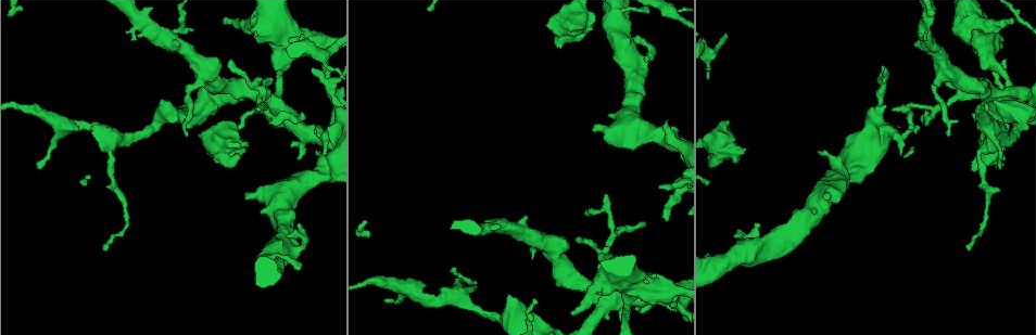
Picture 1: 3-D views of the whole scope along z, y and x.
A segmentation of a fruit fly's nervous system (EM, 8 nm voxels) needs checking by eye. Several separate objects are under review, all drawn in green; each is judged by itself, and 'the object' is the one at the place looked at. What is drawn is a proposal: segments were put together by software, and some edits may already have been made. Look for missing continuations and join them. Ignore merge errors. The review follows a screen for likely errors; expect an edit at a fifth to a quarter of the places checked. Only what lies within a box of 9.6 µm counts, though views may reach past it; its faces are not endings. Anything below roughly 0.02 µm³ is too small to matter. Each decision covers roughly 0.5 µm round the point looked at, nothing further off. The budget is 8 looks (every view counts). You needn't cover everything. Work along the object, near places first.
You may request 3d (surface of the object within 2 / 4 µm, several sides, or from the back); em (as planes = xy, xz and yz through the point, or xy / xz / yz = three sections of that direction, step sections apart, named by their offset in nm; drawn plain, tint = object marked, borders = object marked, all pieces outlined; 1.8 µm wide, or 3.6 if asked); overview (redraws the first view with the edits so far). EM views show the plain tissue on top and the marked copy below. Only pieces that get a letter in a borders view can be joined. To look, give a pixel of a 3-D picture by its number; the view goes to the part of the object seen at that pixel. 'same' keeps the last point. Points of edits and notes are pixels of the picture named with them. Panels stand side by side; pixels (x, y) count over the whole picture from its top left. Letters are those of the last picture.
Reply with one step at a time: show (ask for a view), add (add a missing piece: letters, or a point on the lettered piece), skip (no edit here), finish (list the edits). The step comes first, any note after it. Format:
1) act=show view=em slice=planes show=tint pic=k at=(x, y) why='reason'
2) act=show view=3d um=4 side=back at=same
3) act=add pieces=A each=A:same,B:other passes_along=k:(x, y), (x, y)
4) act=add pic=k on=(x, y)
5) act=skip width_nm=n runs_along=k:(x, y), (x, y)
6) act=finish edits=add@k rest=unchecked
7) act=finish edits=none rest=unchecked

act=show view=em um=3.6 slice=planes show=borders pic=1 at=(746, 149) why='branch stops here'

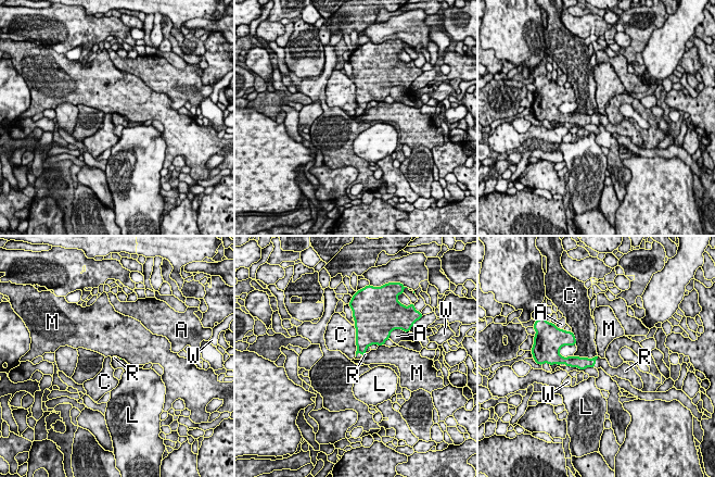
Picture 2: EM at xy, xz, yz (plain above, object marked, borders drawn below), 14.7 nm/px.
act=add pieces=R longest_contact=C:440nm each=A:other,C:other,L:other,M:other,R:same,W:other passes_along=2:(365, 337), (359, 352), (359, 355) found='the cell continues'

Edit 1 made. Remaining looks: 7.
act=show view=overview

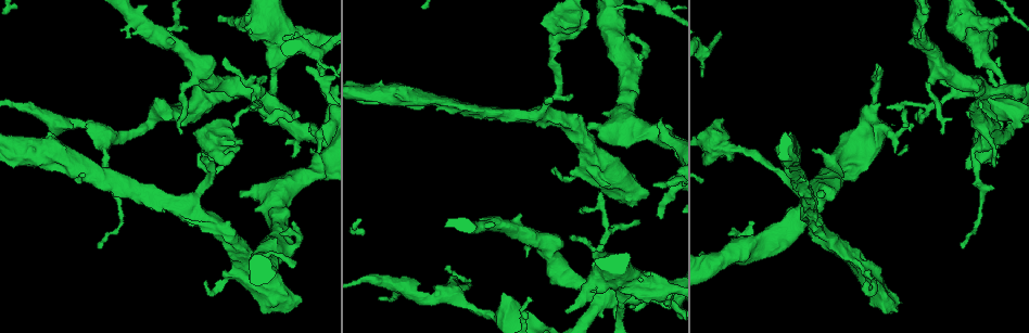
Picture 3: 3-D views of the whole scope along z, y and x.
act=show view=3d um=2 pic=3 at=(302, 301) why='stops while still wide'

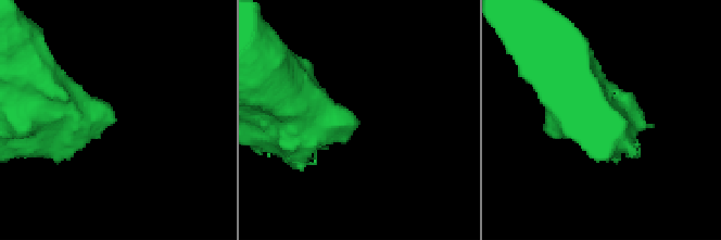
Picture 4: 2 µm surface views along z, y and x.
act=show view=em slice=xy step=8 show=borders pic=4 at=(355, 128) why='need the tissue'

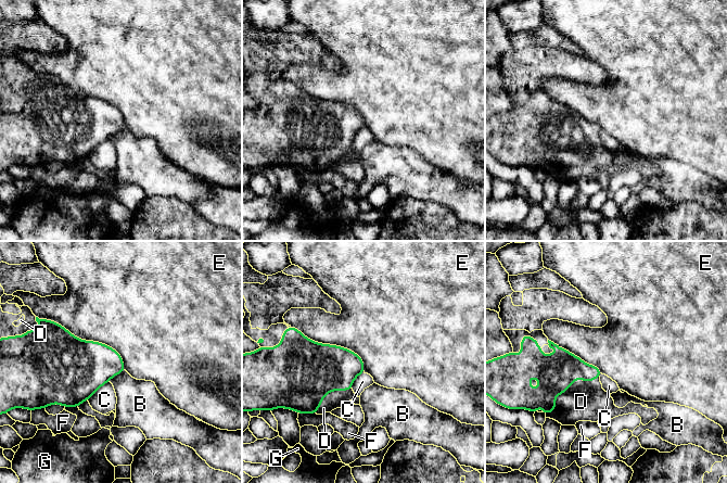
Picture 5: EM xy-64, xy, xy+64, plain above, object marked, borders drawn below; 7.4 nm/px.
act=show view=em slice=planes show=borders at=same why='another direction'

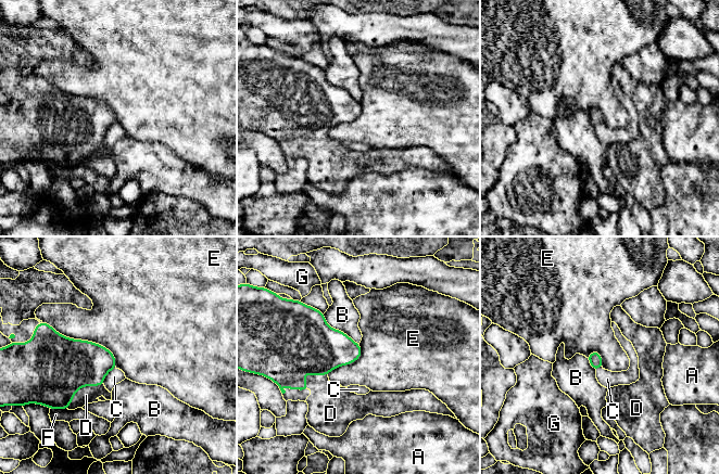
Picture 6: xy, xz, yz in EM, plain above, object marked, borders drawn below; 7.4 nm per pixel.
act=add pieces=D each=A:other,B:other,C:other,D:same,E:other,F:other,G:other found='the cell continues'

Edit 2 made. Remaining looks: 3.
act=show view=overview why='see it whole again'

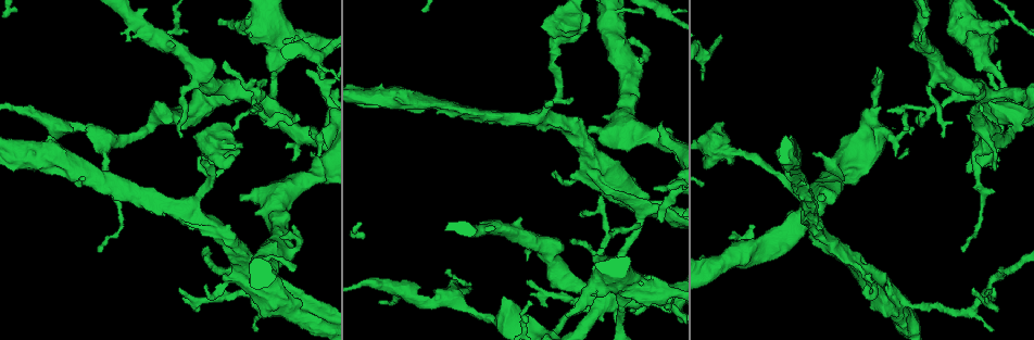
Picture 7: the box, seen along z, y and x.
act=show view=em um=3.6 slice=planes show=borders pic=7 at=(109, 143) why='thin neck'

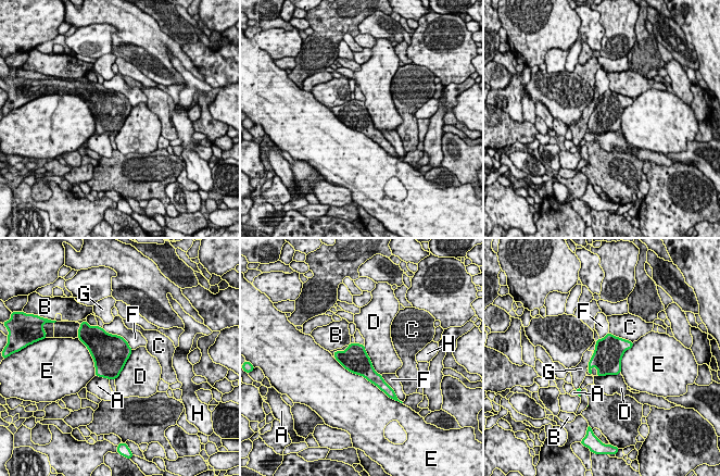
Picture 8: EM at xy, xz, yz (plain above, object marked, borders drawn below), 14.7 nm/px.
act=skip each=A:other,B:other,C:other,D:other,E:other,F:other,G:other,H:other border=8:(133, 350), (115, 379) found='none of them fits'

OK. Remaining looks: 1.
act=finish edits=add@2,add@6 rest=unchecked

